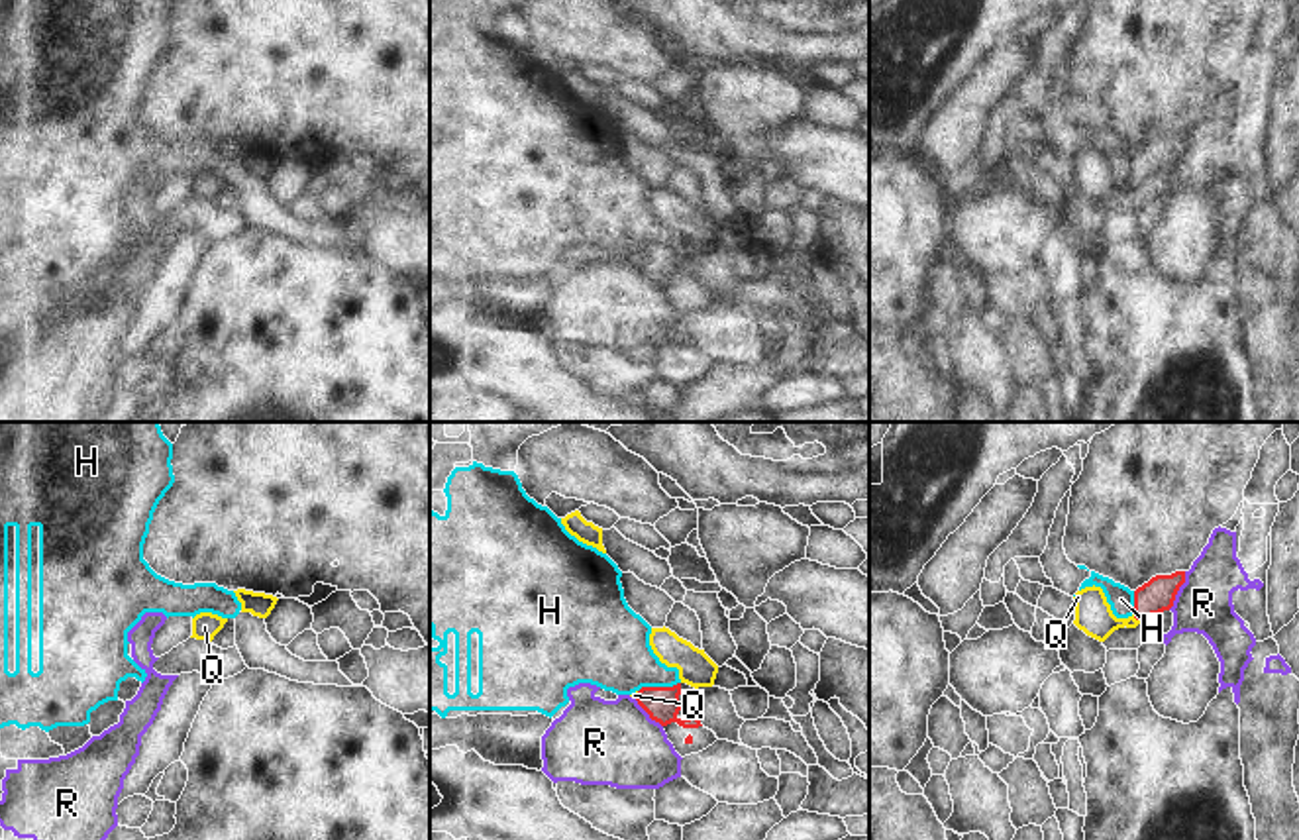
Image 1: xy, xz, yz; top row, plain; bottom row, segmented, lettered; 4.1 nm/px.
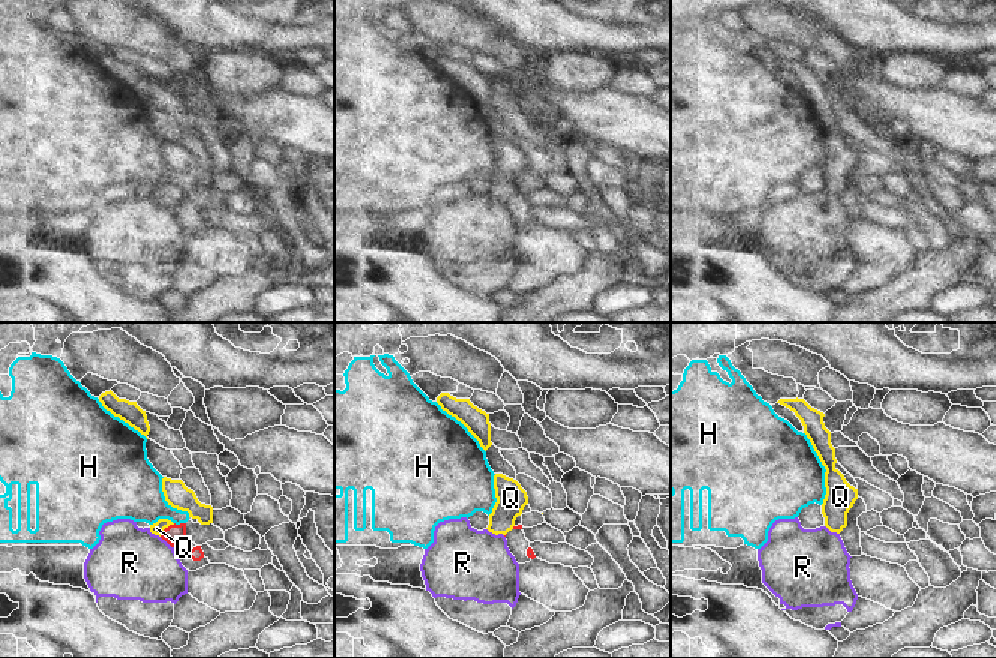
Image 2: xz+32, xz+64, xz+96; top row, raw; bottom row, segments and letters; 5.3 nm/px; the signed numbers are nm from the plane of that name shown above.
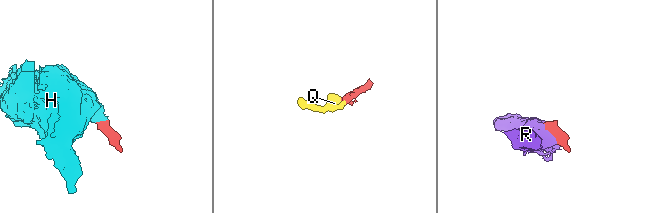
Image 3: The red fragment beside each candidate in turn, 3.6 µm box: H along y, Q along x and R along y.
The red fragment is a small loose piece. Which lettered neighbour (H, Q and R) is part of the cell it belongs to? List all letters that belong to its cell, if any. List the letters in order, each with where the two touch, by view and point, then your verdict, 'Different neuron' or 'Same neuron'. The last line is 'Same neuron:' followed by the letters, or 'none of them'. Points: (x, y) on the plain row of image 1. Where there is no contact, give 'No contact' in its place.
H: Touches red at xz (658, 248). Different neuron
Q: Touches red at yz (1137, 179). Same neuron
R: Touches red at yz (1178, 150). Different neuron
Same neuron: Q.

